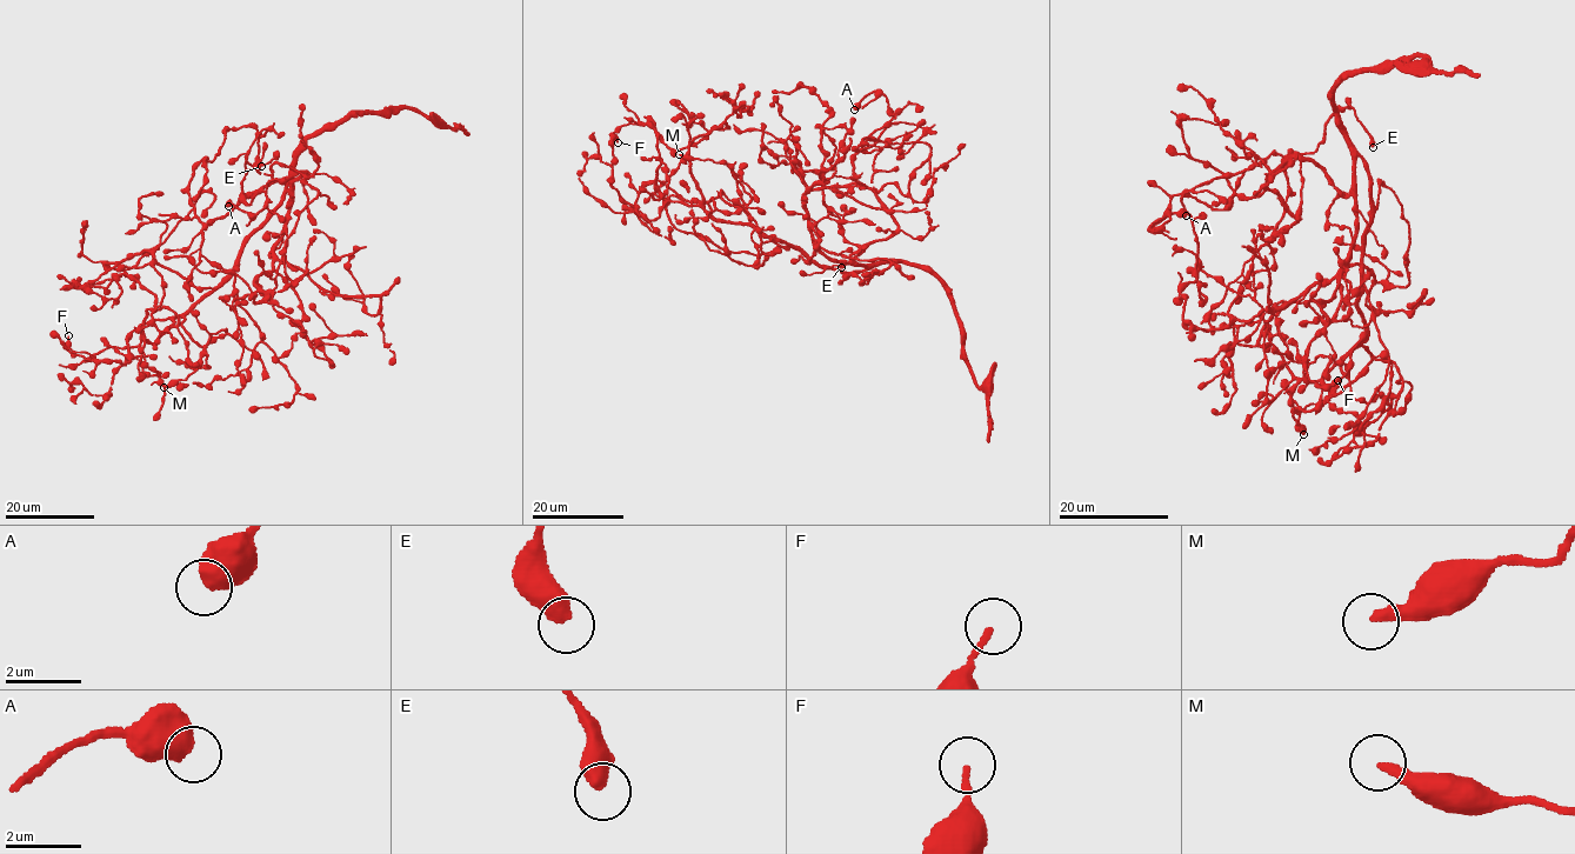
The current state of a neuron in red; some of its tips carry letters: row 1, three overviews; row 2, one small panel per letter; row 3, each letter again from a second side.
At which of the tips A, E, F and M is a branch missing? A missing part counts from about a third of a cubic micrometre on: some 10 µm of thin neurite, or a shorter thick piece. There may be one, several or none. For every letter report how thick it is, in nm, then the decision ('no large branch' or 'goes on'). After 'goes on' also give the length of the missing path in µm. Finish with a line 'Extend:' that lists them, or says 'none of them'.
A: calibre 650 nm; no large branch
E: calibre 550 nm; no large branch
F: calibre 150 nm; no large branch
M: calibre 320 nm; no large branch
Extend: none of them

